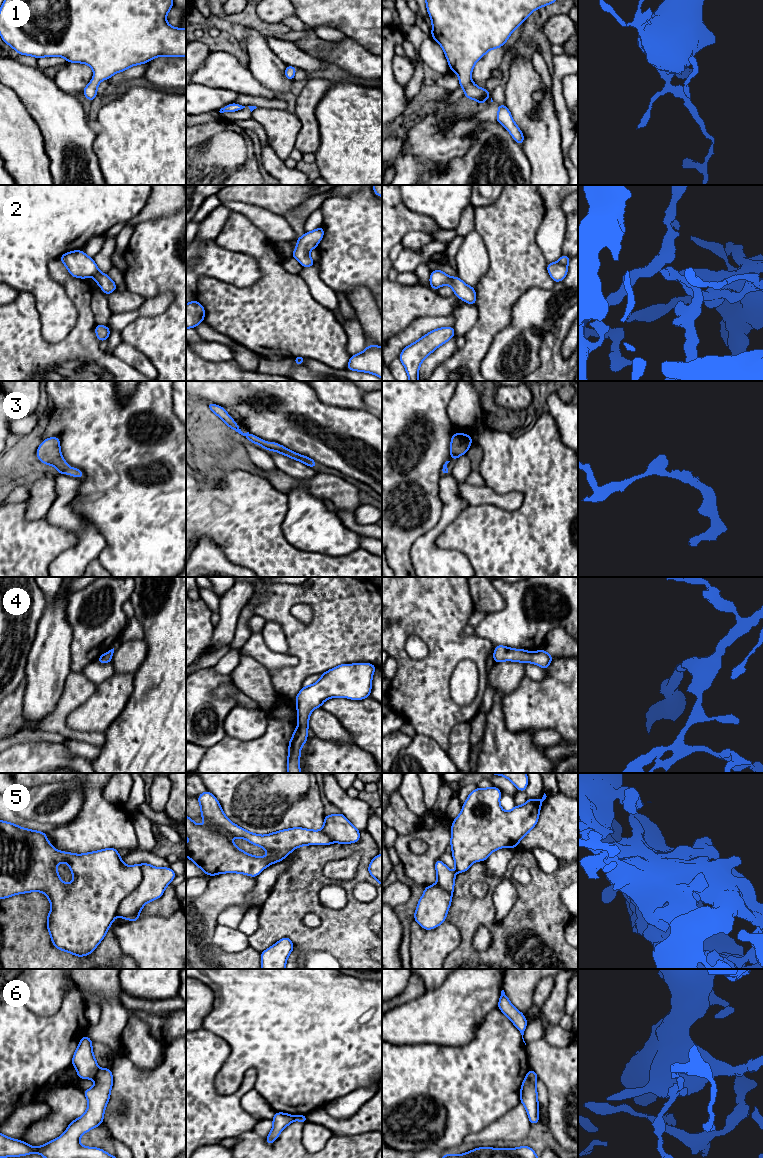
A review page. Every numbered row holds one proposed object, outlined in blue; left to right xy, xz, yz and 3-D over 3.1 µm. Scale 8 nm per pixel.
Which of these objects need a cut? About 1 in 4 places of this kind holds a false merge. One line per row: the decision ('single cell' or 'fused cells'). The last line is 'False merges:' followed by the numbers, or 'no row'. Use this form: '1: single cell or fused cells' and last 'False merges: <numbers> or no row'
1: single cell
2: single cell
3: single cell
4: single cell
5: single cell
6: fused cells
False merges: 6

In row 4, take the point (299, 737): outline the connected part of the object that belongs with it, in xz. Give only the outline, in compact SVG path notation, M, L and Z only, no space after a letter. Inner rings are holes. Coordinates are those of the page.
M370 663L341 664L322 673L314 684L304 686L297 694L298 725L289 741L287 772L300 772L301 748L307 742L309 718L313 709L322 707L329 698L362 700L370 697L376 666Z

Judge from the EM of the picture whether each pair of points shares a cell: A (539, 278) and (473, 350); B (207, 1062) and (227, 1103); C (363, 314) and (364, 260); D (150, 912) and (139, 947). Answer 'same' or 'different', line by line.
A: same
B: same
C: different
D: different

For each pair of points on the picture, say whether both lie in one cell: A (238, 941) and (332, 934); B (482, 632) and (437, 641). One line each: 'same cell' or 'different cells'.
A: different cells
B: different cells

